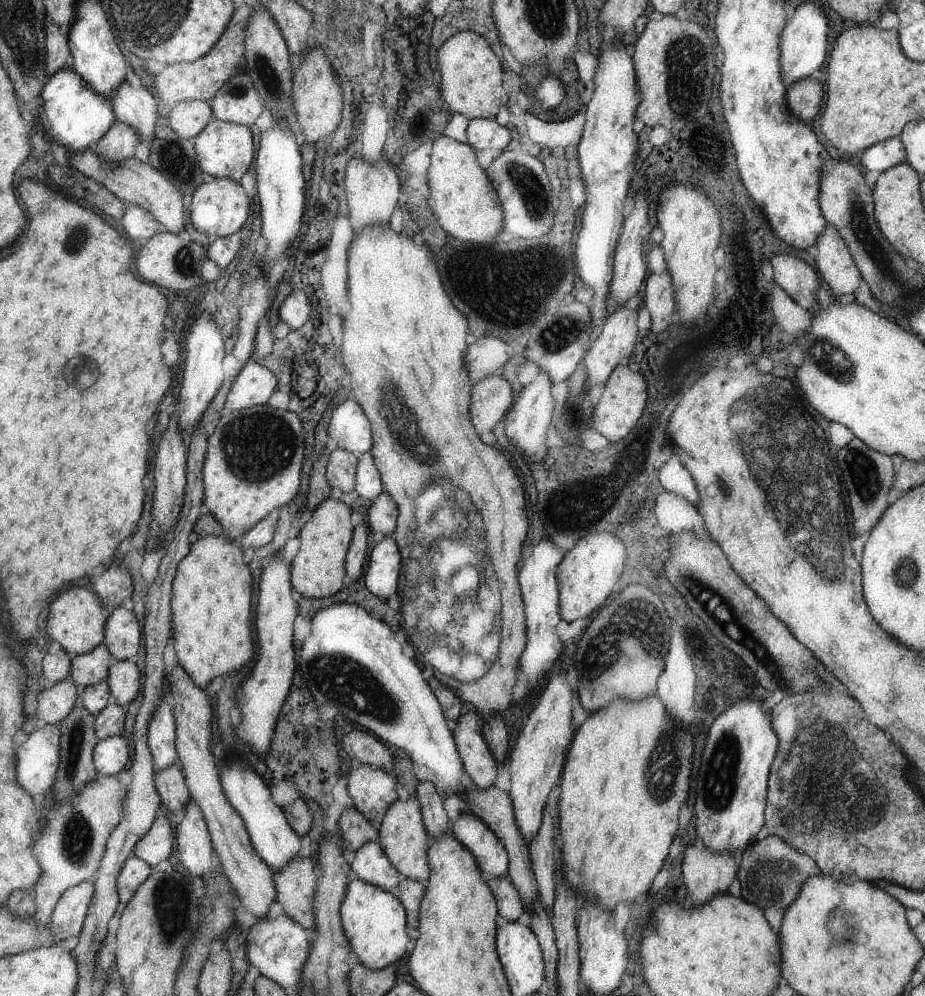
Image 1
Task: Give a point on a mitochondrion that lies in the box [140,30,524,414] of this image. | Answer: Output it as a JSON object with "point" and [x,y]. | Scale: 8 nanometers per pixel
{"point":[269,82]}

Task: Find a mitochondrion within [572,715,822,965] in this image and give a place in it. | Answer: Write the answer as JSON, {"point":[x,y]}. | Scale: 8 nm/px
{"point":[720,780]}

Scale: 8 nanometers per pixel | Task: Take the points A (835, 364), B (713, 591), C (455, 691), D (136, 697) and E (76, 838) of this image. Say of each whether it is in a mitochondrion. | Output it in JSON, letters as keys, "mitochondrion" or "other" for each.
{"A":"mitochondrion","B":"mitochondrion","C":"other","D":"other","E":"mitochondrion"}

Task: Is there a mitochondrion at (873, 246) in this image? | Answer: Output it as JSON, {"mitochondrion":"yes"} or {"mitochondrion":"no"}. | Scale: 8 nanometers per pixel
{"mitochondrion":"yes"}

